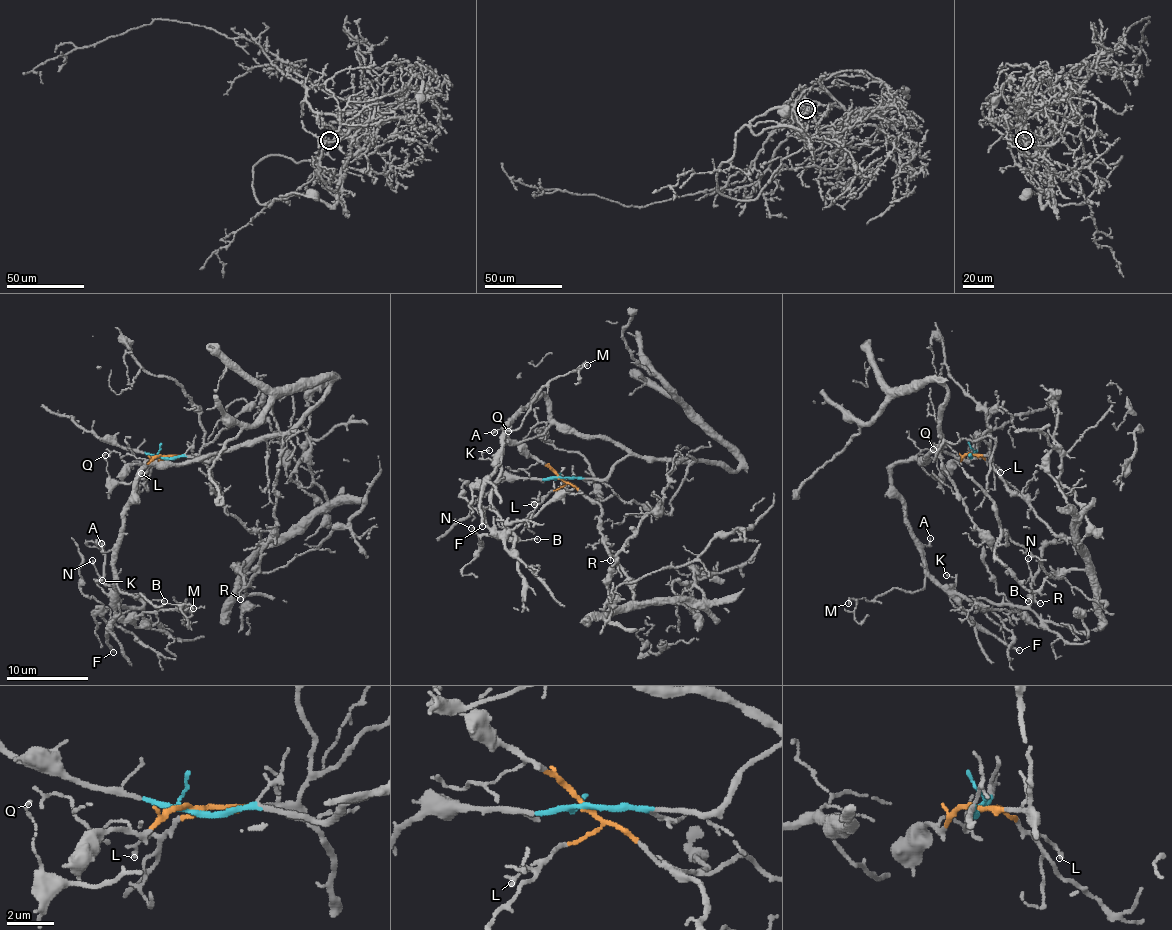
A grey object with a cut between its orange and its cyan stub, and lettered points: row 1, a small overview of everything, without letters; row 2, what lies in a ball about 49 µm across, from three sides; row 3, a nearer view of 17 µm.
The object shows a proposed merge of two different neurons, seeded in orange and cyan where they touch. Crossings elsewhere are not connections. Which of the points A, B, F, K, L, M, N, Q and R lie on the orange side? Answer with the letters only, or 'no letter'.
L, R

